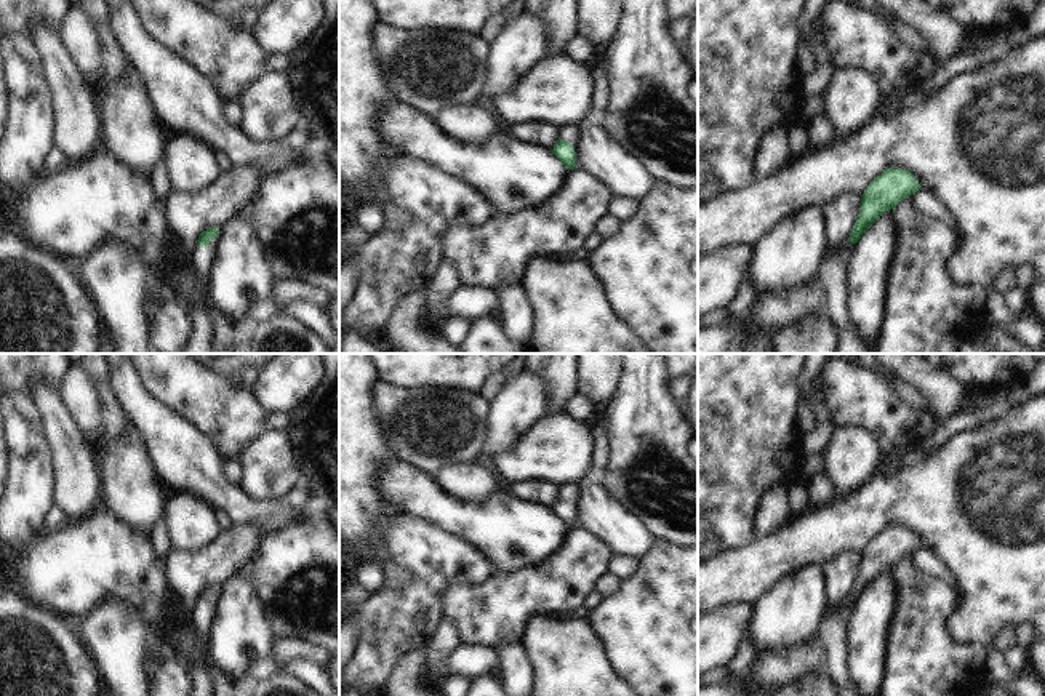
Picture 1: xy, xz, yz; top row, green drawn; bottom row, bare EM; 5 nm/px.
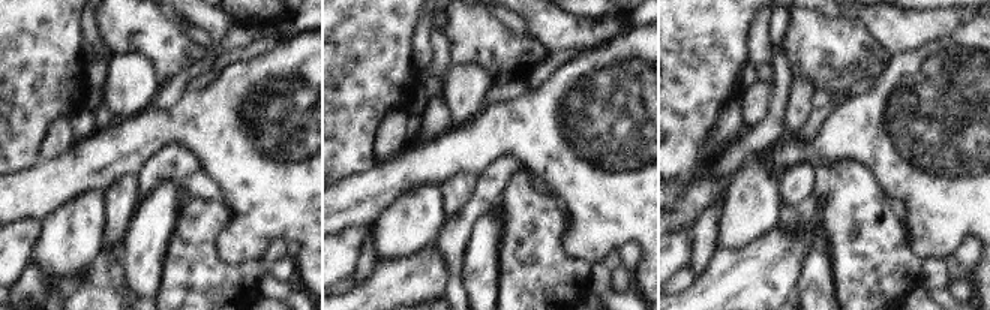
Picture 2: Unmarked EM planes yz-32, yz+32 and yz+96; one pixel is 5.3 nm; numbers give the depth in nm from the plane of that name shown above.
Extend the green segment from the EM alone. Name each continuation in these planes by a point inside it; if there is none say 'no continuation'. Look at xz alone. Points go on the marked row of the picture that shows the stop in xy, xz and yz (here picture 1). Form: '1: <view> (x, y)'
1: xz (567, 133)

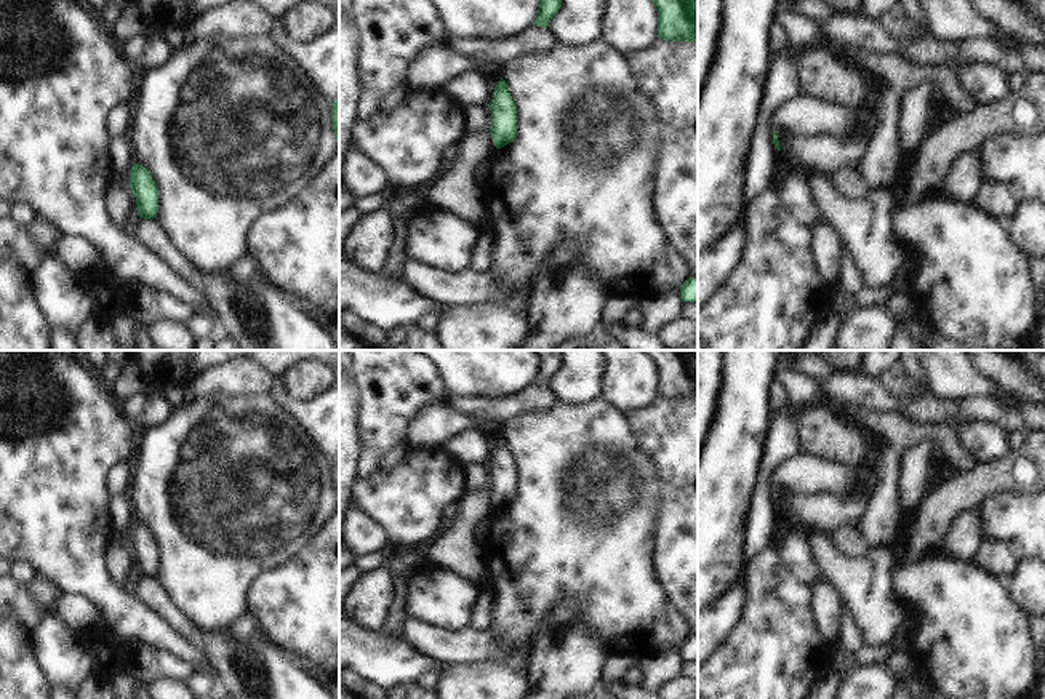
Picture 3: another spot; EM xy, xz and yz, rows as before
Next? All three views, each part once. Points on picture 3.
no continuation

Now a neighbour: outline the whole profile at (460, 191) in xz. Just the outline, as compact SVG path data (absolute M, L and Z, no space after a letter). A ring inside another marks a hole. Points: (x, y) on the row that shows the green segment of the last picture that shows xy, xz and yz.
M490 131L466 136L459 146L459 158L435 179L426 202L427 208L451 211L485 229L491 200L477 171L494 152L496 146Z

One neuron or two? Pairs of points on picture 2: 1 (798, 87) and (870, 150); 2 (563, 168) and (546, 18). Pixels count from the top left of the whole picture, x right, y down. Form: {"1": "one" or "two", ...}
{"1": "two", "2": "two"}

